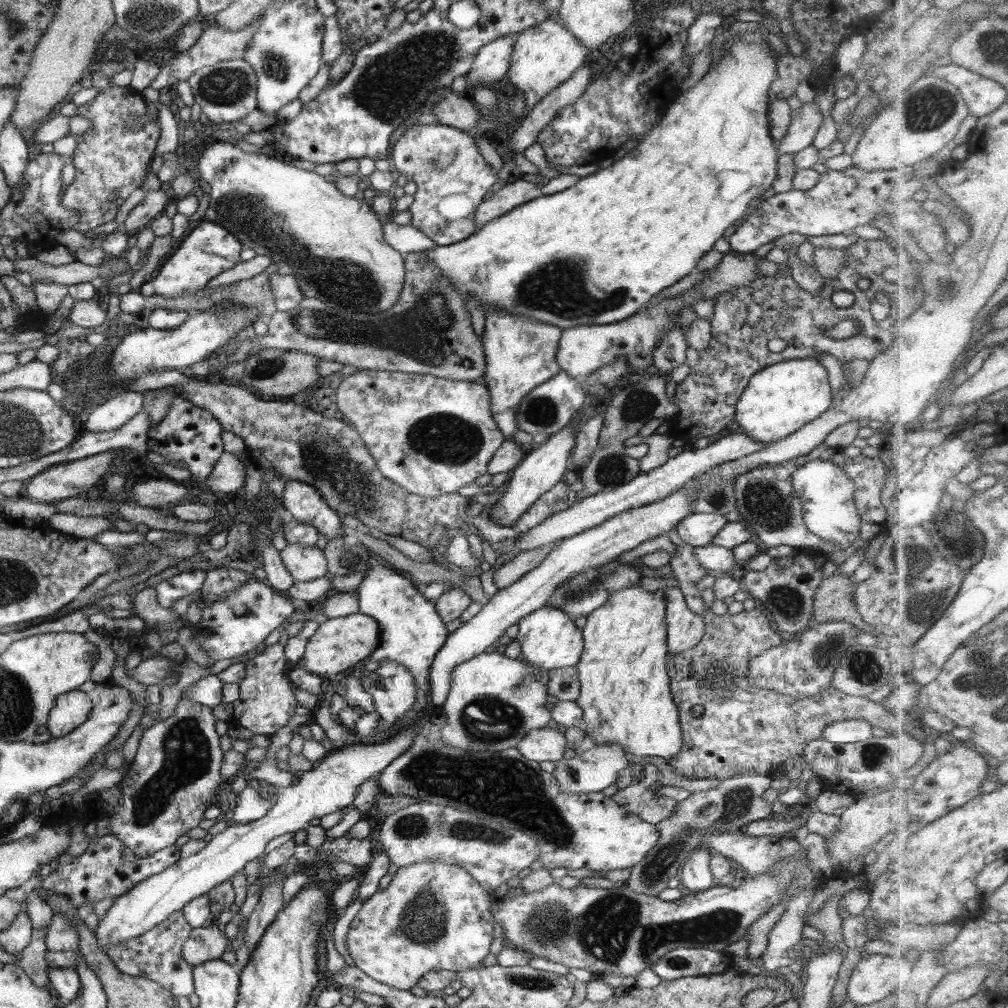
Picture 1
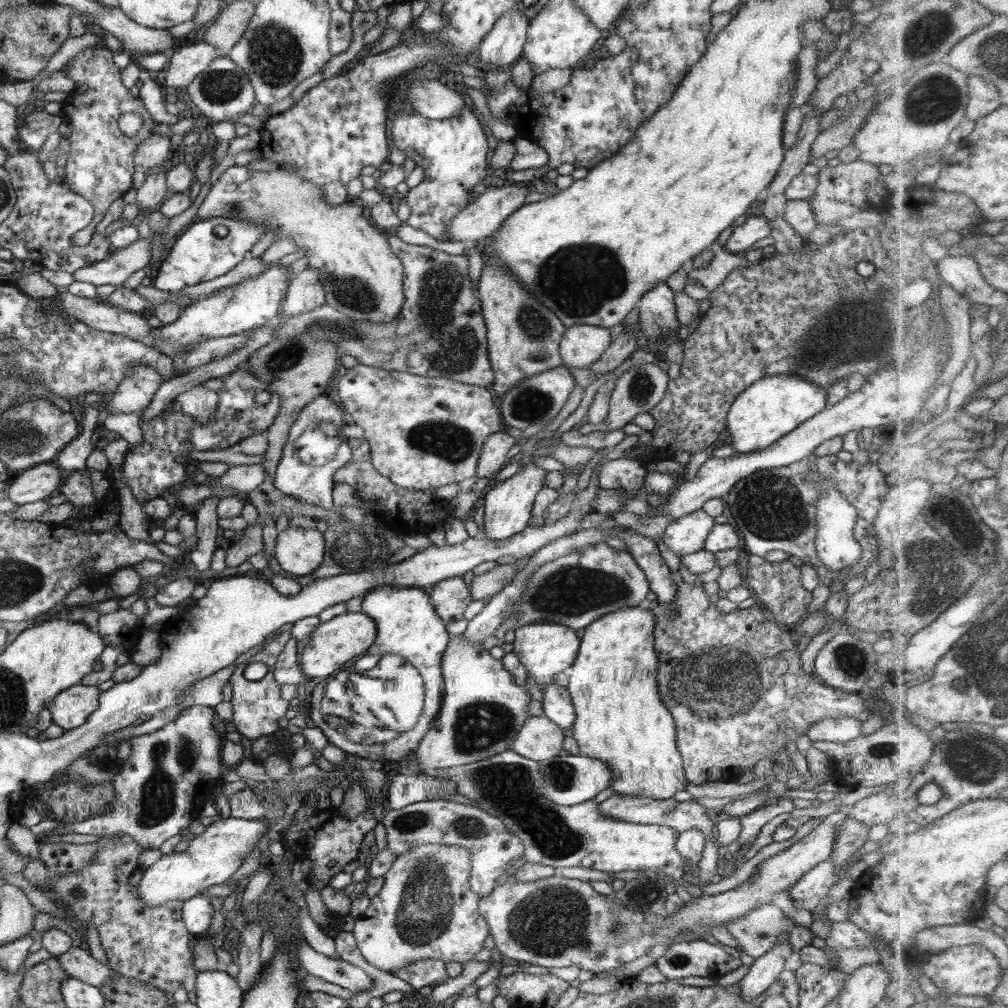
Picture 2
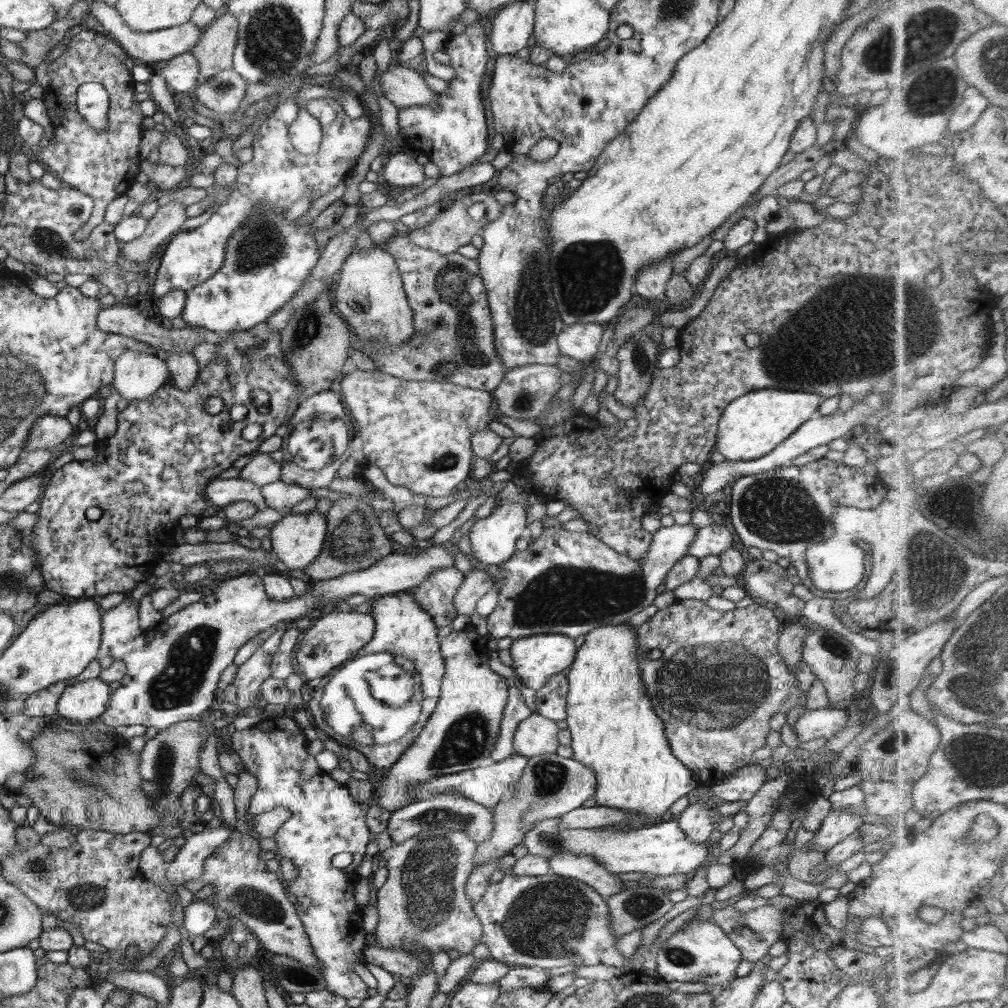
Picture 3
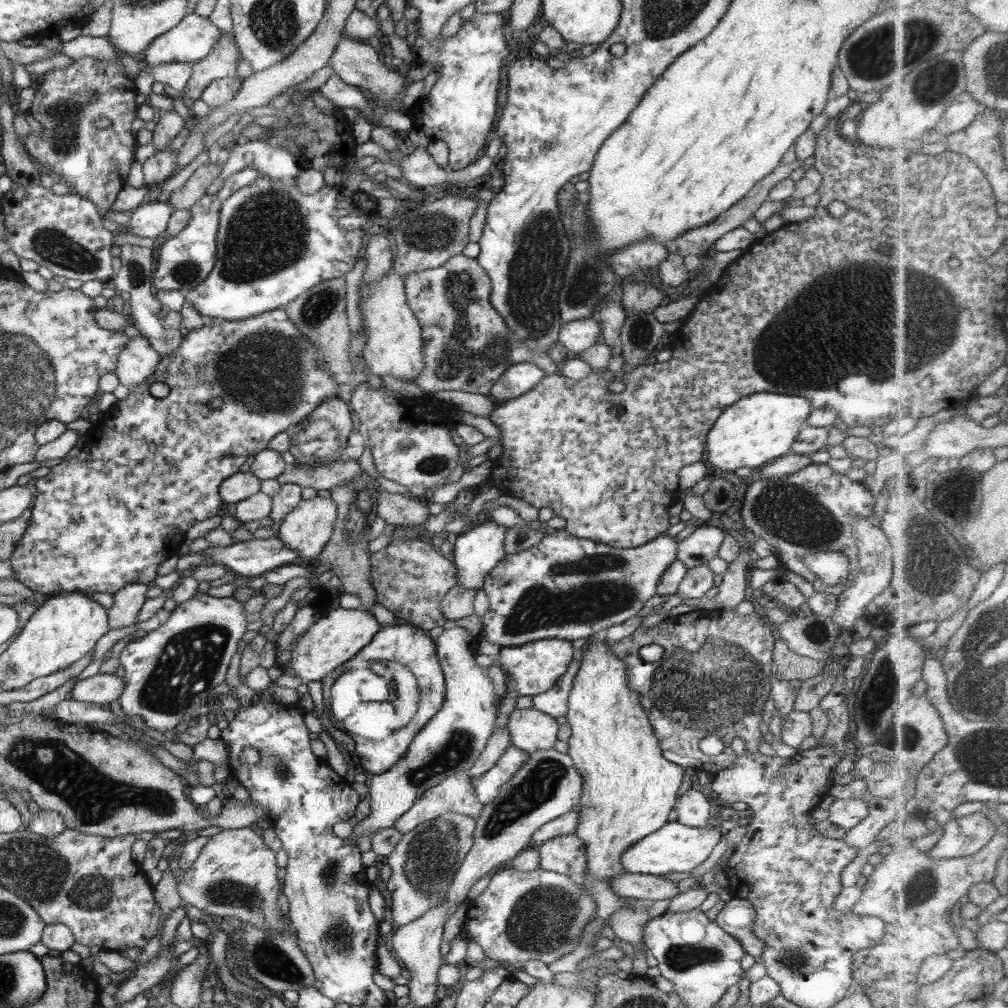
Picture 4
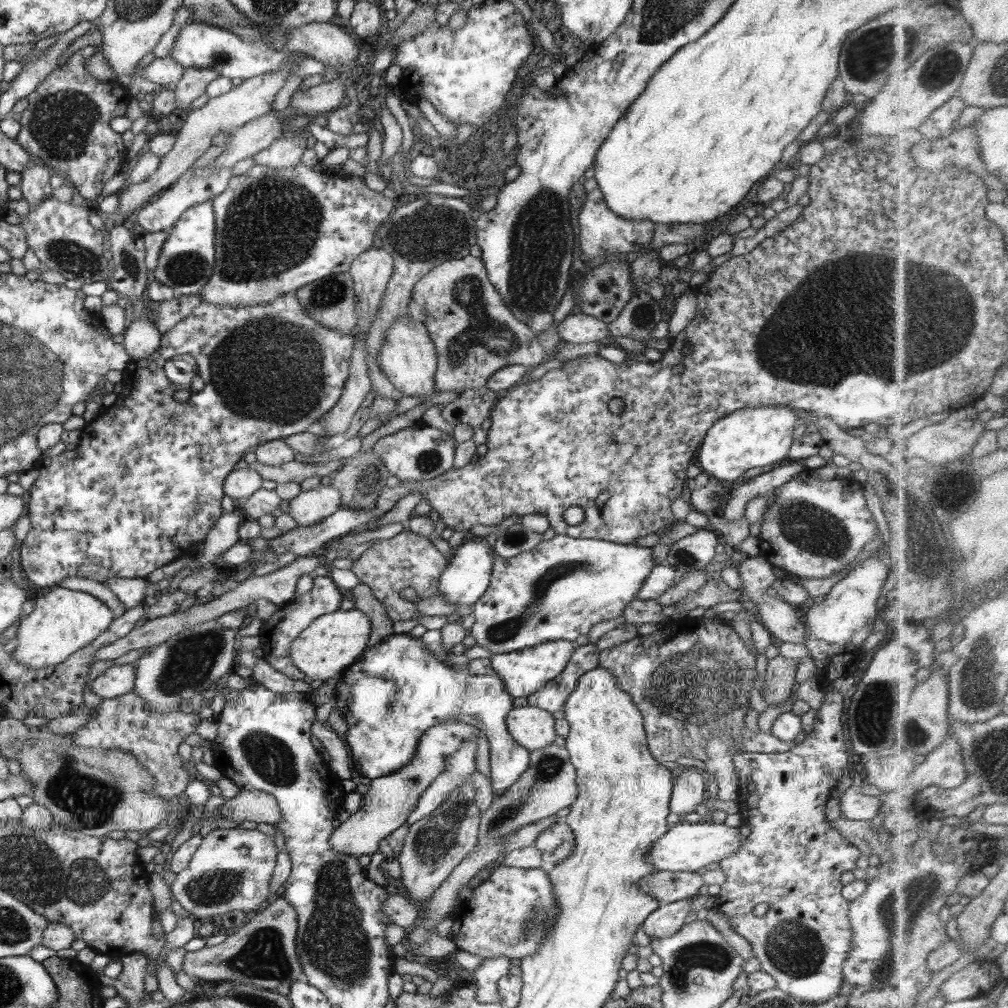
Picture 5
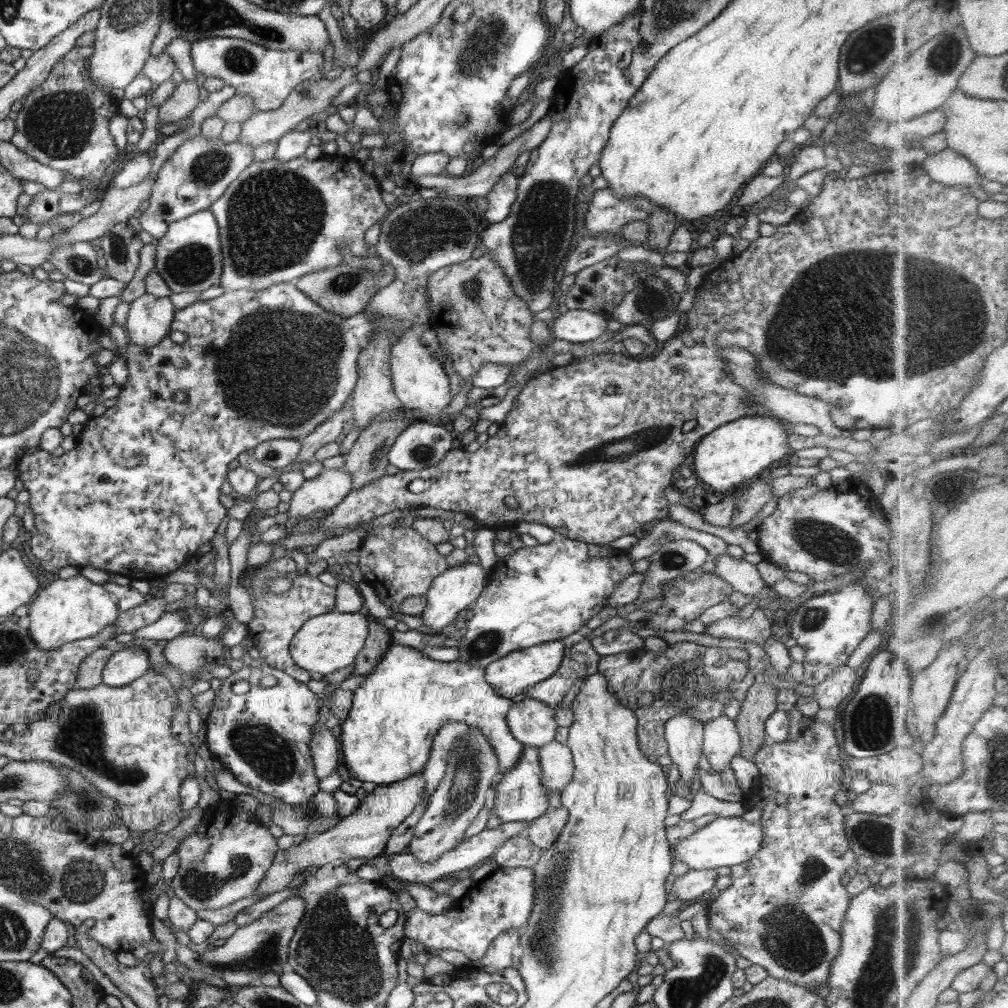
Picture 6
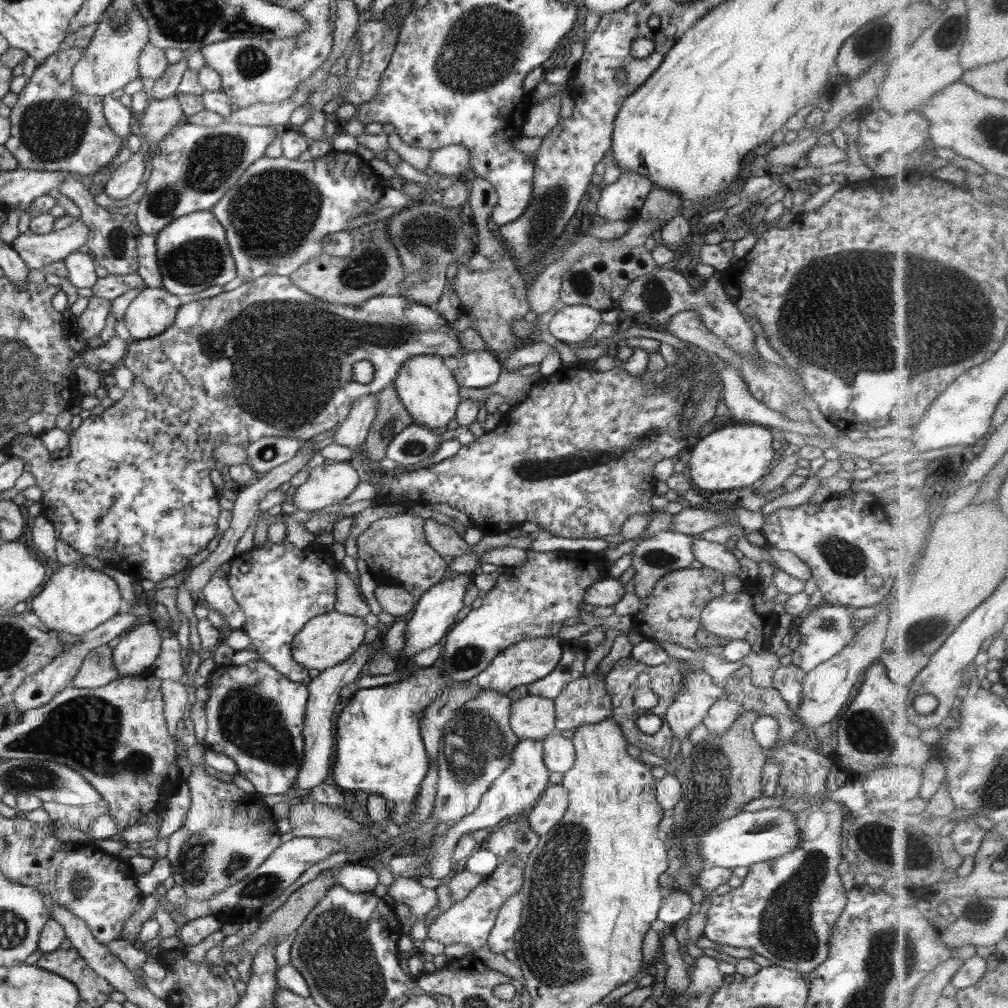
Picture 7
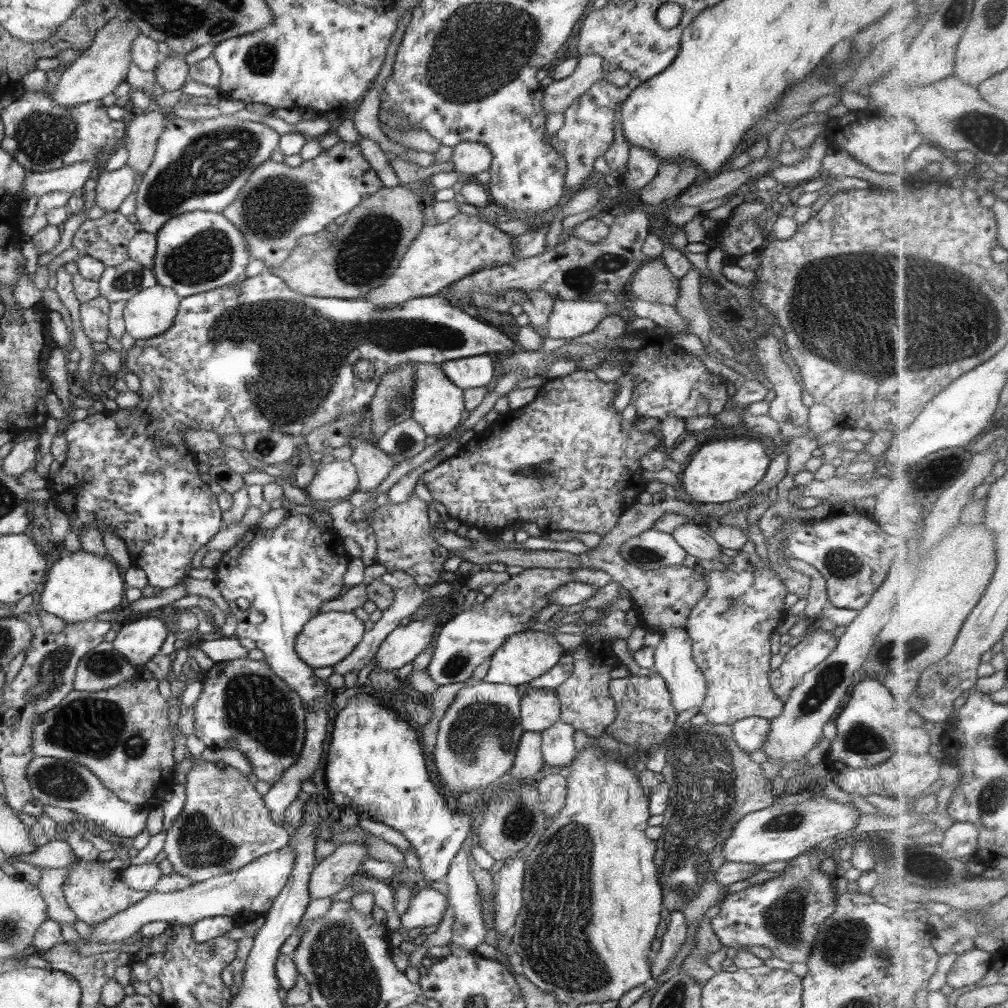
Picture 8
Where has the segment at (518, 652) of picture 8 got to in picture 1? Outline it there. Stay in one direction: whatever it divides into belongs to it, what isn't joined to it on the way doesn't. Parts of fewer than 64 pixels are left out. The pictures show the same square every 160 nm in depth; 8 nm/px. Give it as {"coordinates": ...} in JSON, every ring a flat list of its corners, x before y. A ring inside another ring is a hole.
{"coordinates":[[544,605,517,622,519,631,516,640,520,643,525,662,546,670,576,666,584,648,582,629,578,628,572,617,562,609]]}

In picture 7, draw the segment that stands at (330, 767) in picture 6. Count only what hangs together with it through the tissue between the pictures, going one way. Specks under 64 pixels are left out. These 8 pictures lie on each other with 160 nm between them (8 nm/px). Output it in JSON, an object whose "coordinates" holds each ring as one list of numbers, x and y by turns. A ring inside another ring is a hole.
{"coordinates":[[362,645,348,660,320,671,308,684,309,697,305,710,305,721,303,726,304,748,303,763,298,770,298,776,292,791,301,789,312,789,323,784,325,778,330,774,332,766,332,754,334,754,334,732,332,732,332,716,334,708,339,700,340,691,344,686,356,682,364,673,367,660,372,656,372,645]]}

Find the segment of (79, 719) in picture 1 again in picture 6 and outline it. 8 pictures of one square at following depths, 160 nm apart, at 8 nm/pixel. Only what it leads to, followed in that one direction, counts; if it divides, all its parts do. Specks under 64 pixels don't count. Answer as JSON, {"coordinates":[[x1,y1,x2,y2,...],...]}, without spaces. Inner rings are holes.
{"coordinates":[[128,647,114,652,102,673,102,684,126,686,144,676,150,668,151,657,142,647]]}

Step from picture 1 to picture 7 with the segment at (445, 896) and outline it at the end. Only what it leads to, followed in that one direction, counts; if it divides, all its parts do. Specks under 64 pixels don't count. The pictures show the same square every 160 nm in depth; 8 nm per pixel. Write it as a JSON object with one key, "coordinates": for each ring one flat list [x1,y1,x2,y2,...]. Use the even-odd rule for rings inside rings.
{"coordinates":[[482,688,478,695,465,702,454,719,442,729,437,760,438,782,434,802,434,833,462,821,478,809,483,795,508,768,512,751,521,740,509,723,511,704,508,694]]}

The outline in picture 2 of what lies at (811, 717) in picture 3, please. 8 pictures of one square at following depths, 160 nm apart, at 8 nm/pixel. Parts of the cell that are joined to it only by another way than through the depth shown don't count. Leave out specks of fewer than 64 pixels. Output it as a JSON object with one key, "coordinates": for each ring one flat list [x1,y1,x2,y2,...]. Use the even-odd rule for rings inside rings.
{"coordinates":[[850,717,825,718,813,724,807,731,812,742,825,740,826,742,846,743,857,740,863,734,862,721]]}

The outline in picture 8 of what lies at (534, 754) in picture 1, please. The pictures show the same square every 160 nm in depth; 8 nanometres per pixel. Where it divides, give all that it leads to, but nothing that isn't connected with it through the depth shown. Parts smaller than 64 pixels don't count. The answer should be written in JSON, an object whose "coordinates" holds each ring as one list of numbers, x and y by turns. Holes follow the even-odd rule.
{"coordinates":[[526,689,521,696,520,722,528,732,542,732,559,720,561,706,555,689]]}

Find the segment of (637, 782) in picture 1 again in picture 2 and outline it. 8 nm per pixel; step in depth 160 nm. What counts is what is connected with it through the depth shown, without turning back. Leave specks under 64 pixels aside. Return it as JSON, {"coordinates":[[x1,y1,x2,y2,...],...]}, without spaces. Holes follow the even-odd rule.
{"coordinates":[[614,794,604,800,602,804,598,804,598,810,614,820,624,820,624,822,632,822,632,824,654,824,657,826,668,826,677,834,686,832,690,829,698,829,702,831,704,839,712,841,718,845,715,834,715,822,708,815,708,809,700,806,693,800,688,802,678,802,676,798,666,798,666,800,654,800,652,798,644,798,644,796,620,796]]}

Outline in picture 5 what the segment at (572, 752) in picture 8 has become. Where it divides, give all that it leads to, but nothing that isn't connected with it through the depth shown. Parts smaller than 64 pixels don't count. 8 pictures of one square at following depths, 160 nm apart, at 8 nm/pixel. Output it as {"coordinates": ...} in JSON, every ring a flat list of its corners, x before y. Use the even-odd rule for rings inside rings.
{"coordinates":[[555,743,550,744,538,750,529,751,530,764,528,768,518,777,510,787,504,791,495,793,495,798,488,810,481,812,480,824,478,830,478,850,466,858,460,865,450,874,442,884,436,889,436,892,423,903,422,916,420,922,407,931,407,939,410,942,410,951,417,946,422,945,428,939,428,931,432,927,436,927,446,918,452,918,458,912,461,906,461,900,458,891,462,886,468,886,468,882,472,880,481,869,494,867,499,862,502,851,502,843,504,839,522,829,522,827,534,822,548,820,555,816,557,812,564,808,569,808,577,798,577,770,570,762,569,752,566,747,560,747]]}

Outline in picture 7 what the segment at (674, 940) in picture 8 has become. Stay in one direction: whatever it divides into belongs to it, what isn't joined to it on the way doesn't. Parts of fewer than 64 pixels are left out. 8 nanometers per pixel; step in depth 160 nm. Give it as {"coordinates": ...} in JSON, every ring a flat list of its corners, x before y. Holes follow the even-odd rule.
{"coordinates":[[676,886,672,890,662,888,662,891,663,905,657,919,666,923,666,926,672,928,677,923,686,921,696,911,697,906,687,892,680,891]]}

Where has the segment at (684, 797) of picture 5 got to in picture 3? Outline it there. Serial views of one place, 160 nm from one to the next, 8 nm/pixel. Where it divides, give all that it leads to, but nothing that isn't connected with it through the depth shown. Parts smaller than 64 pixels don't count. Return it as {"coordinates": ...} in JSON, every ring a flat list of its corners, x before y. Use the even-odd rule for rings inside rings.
{"coordinates":[[693,798,686,810,675,818,679,828,688,836,688,841,704,843,712,831,716,829,717,826,712,823,712,818,707,813,711,804]]}

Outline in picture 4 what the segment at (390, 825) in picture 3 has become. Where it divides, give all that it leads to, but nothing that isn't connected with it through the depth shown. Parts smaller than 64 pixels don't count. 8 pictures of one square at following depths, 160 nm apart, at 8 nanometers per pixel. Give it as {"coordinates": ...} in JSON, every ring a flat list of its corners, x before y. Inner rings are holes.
{"coordinates":[[458,771,450,776,447,776,442,783,426,790,422,797,404,814,398,818,398,822,391,823,397,832,402,835,416,829,416,826,424,822,435,820,448,813,456,813,456,815,468,816,478,821,482,813,483,805,476,799,474,785,472,785,472,777,466,771]]}

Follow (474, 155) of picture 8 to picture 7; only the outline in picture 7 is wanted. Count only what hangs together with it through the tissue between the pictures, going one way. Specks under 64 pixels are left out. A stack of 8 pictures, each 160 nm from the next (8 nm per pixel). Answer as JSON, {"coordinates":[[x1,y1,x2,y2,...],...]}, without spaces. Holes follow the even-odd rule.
{"coordinates":[[452,145,445,146,432,151,428,162,430,168,436,172,436,176,447,176,451,178,462,178,464,170,469,168,470,153,465,146]]}

